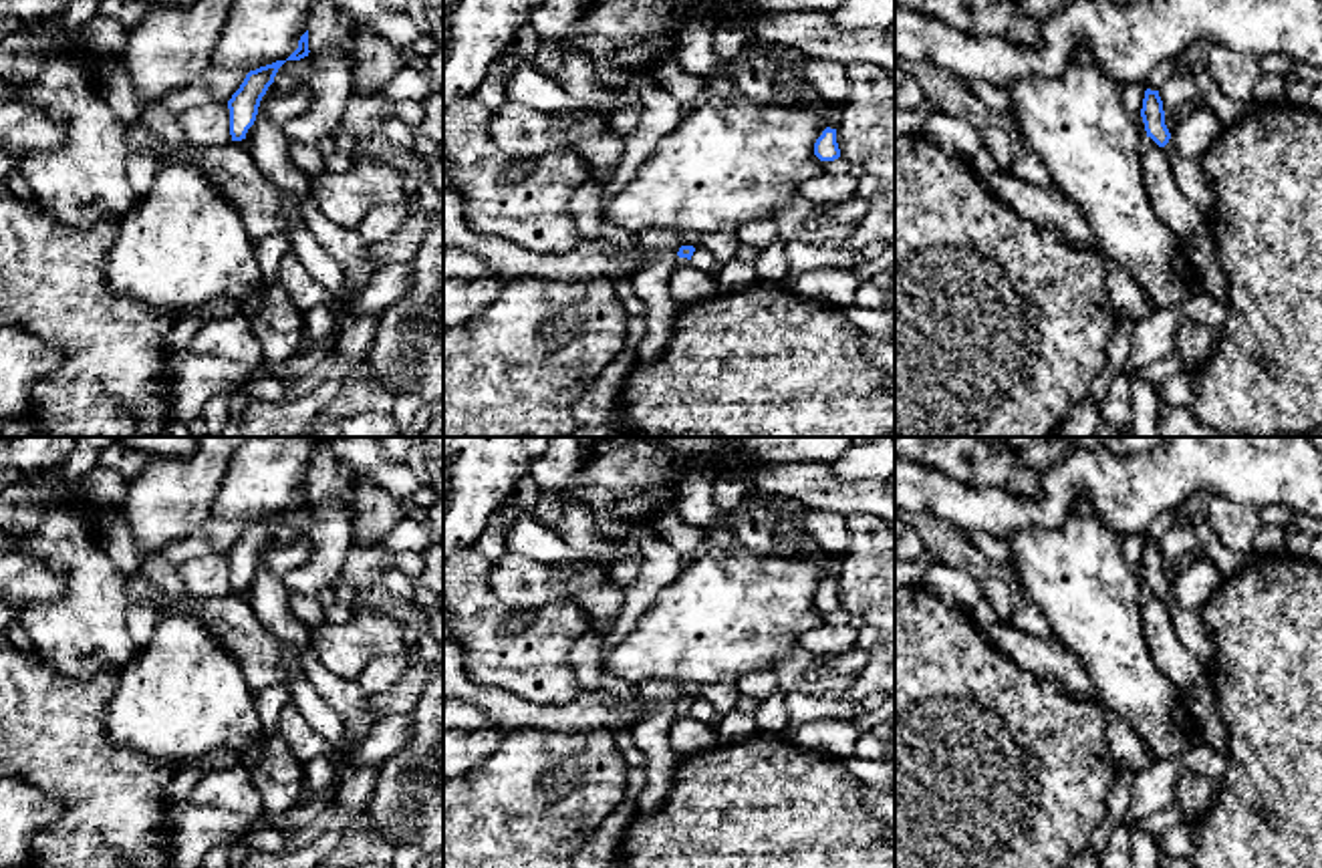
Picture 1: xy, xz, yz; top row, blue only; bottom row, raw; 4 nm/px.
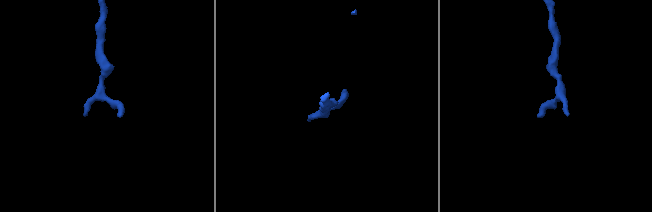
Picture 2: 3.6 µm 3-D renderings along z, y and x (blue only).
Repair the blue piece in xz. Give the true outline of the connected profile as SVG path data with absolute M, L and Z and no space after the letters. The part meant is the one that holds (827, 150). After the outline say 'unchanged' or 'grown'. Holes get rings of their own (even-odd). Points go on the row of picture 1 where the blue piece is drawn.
M826 127L822 135L814 143L814 155L820 161L834 161L840 157L840 149L836 143L836 129Z | unchanged

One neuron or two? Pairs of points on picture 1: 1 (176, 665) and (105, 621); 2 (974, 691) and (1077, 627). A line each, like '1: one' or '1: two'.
1: two
2: two

